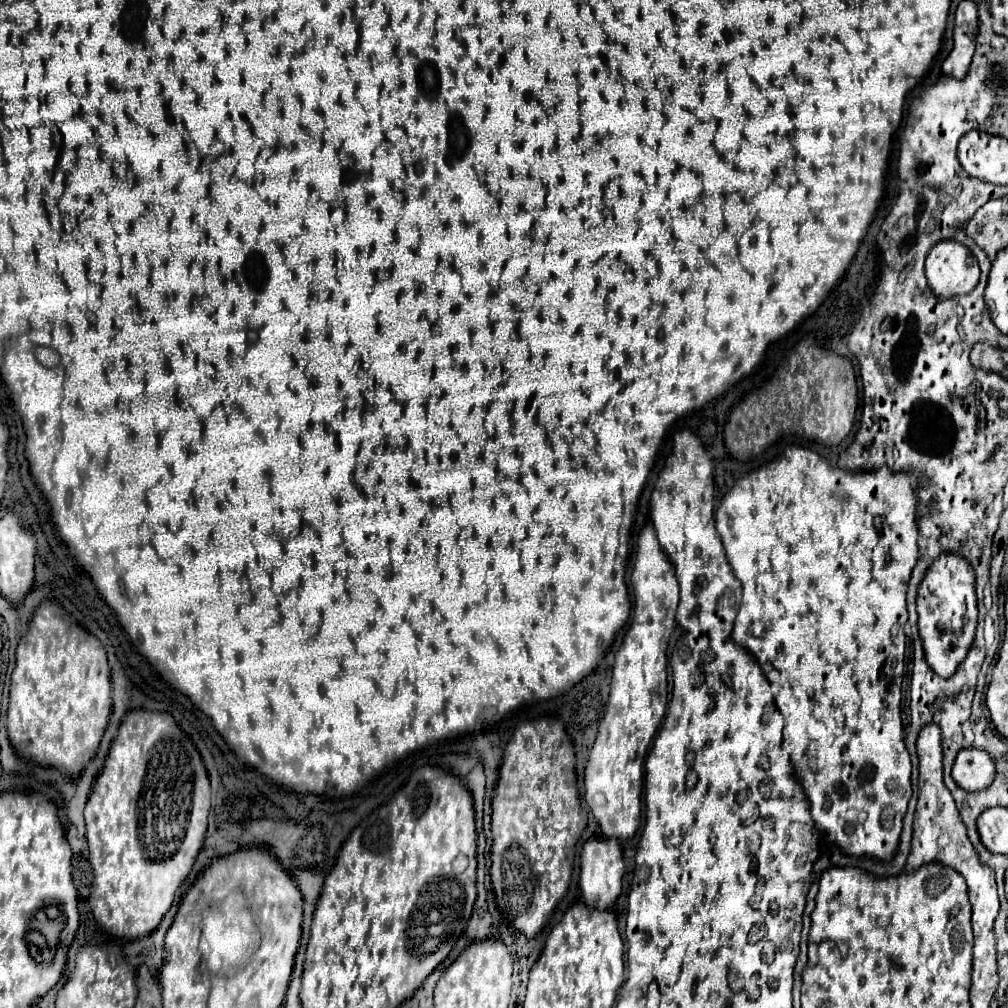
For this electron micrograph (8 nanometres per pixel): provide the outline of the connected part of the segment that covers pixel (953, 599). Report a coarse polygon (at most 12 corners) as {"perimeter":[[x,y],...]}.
{"perimeter":[[943,556],[919,584],[929,668],[951,678],[977,630],[975,576]]}

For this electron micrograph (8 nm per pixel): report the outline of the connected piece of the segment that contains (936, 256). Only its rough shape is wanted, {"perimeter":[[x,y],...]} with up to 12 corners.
{"perimeter":[[963,244],[929,250],[925,276],[949,300],[977,286],[979,266]]}

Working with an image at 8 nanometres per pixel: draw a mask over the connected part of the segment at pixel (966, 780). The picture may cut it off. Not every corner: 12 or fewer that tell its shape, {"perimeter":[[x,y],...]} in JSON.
{"perimeter":[[961,750],[953,780],[967,792],[995,780],[995,762],[983,750]]}

